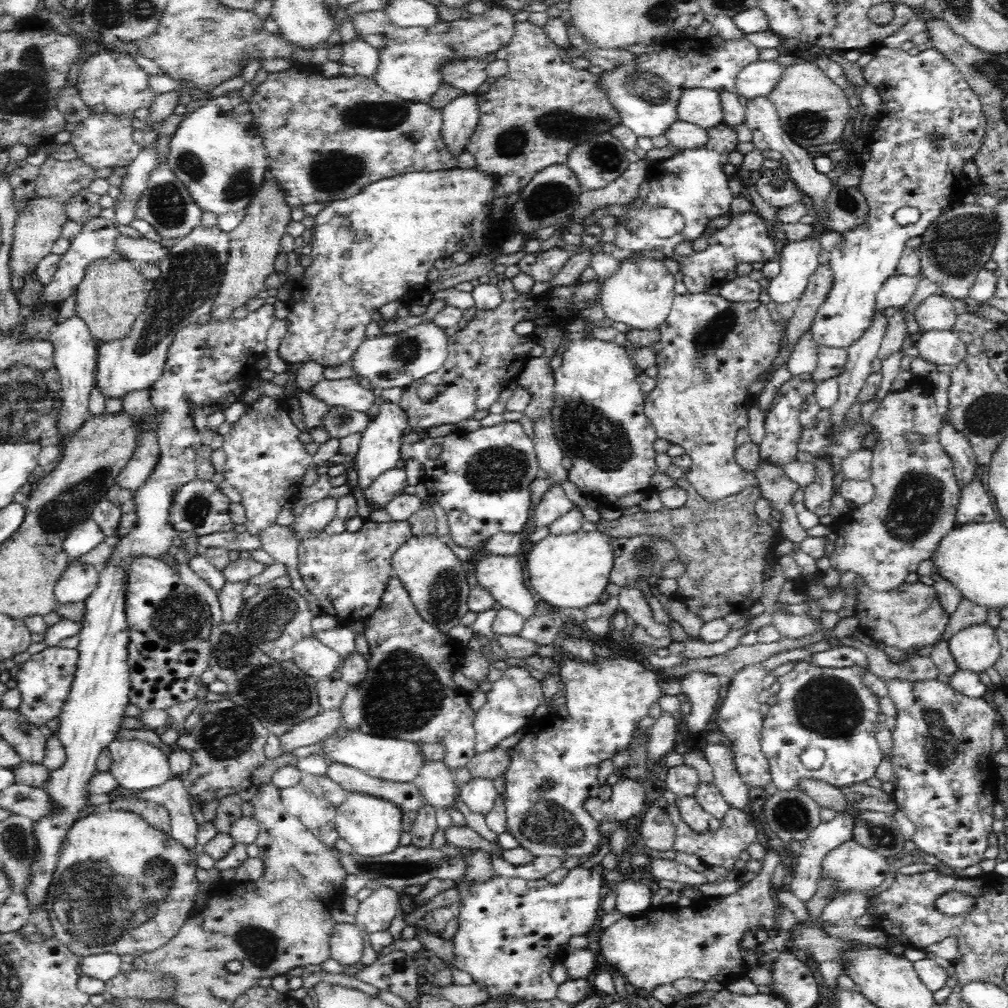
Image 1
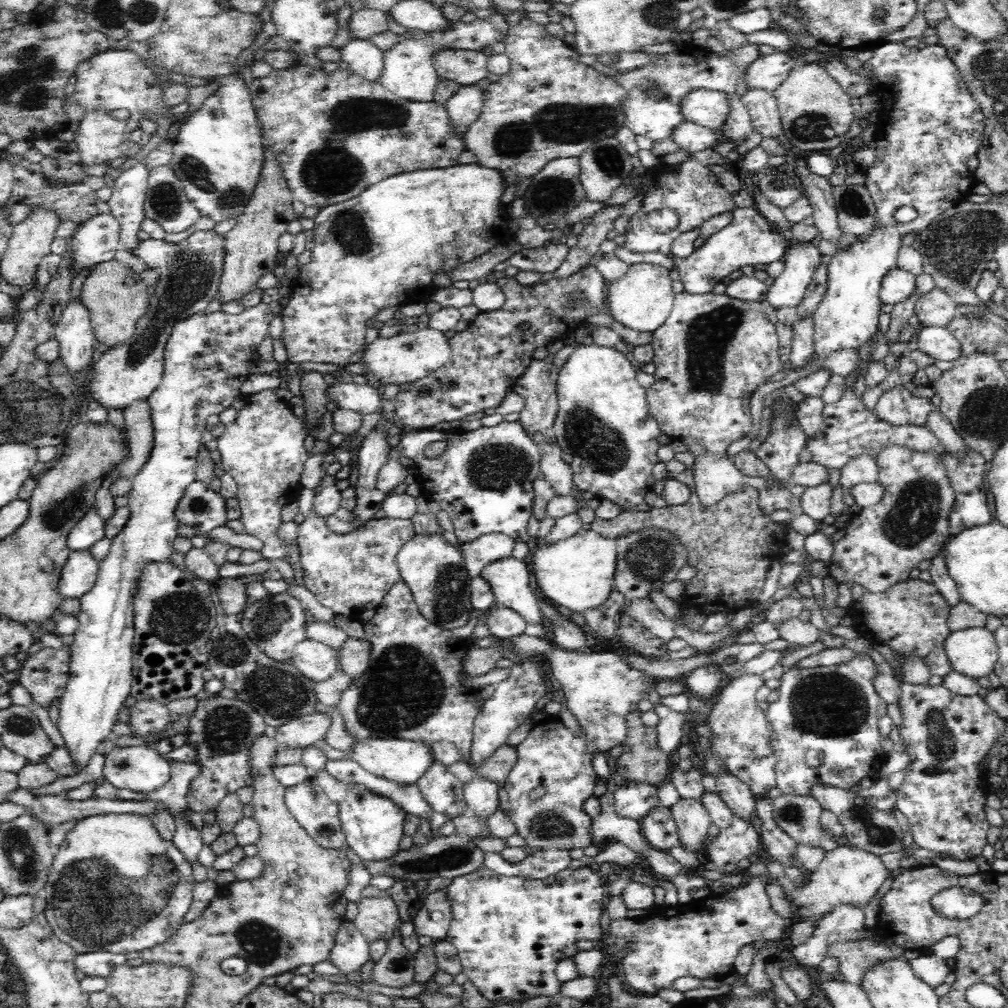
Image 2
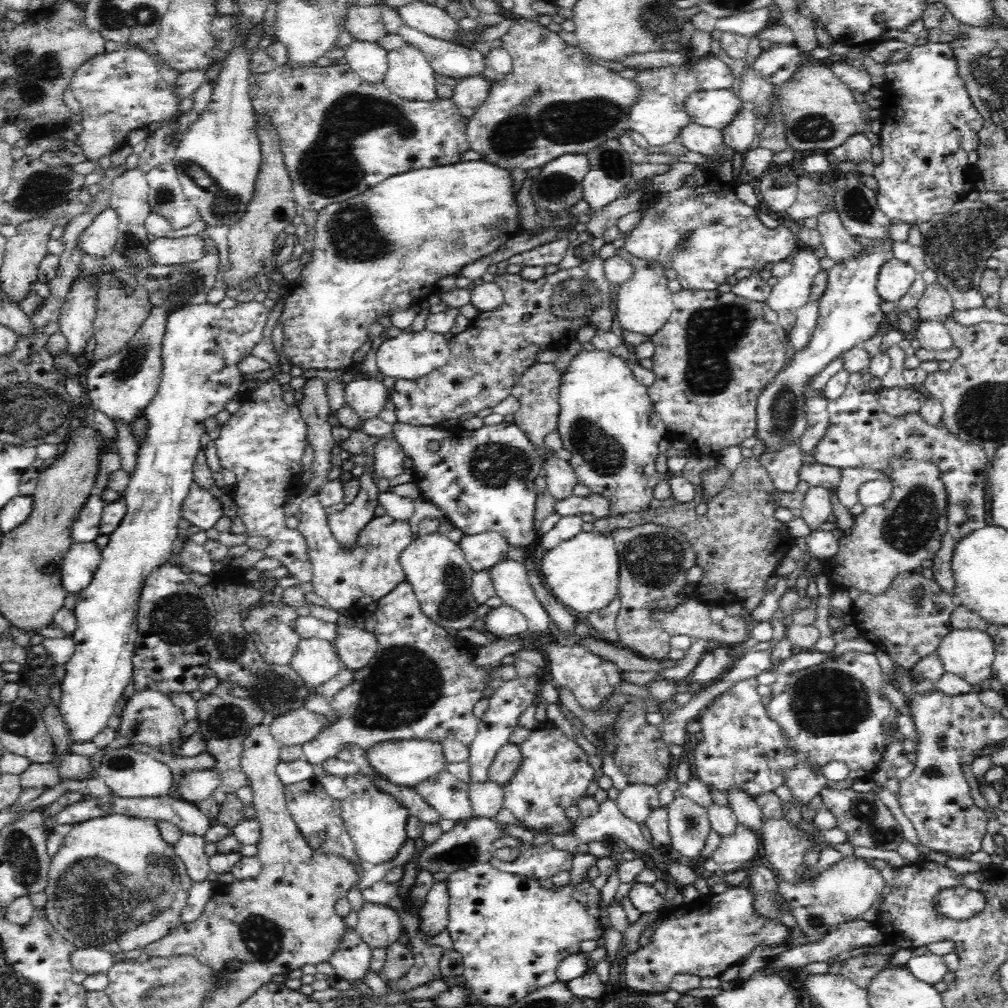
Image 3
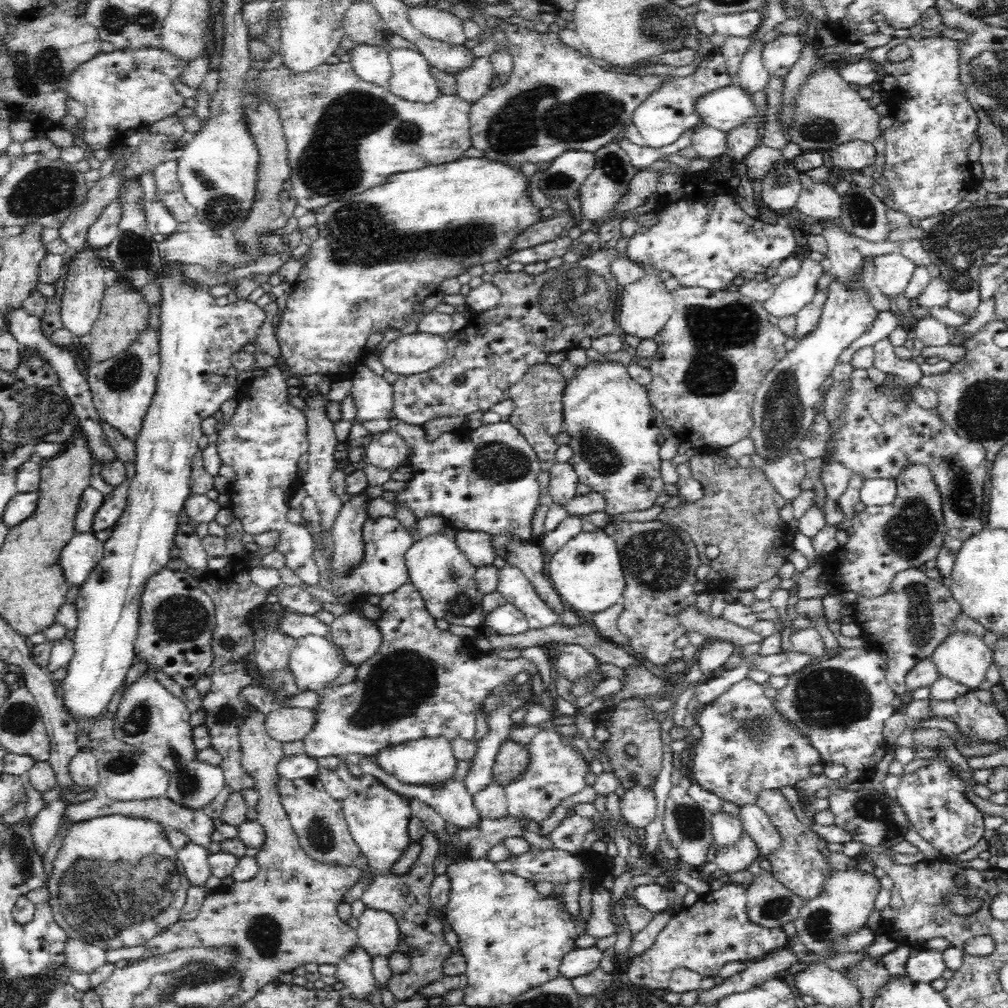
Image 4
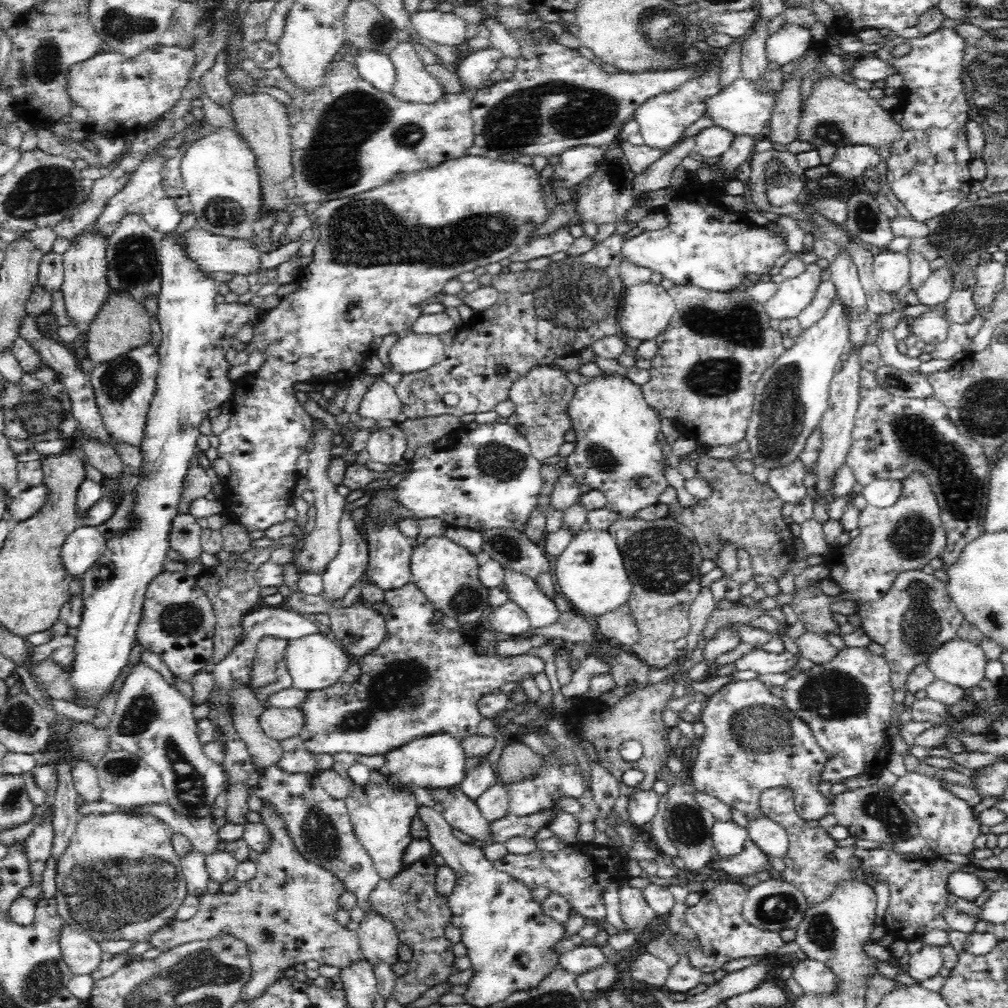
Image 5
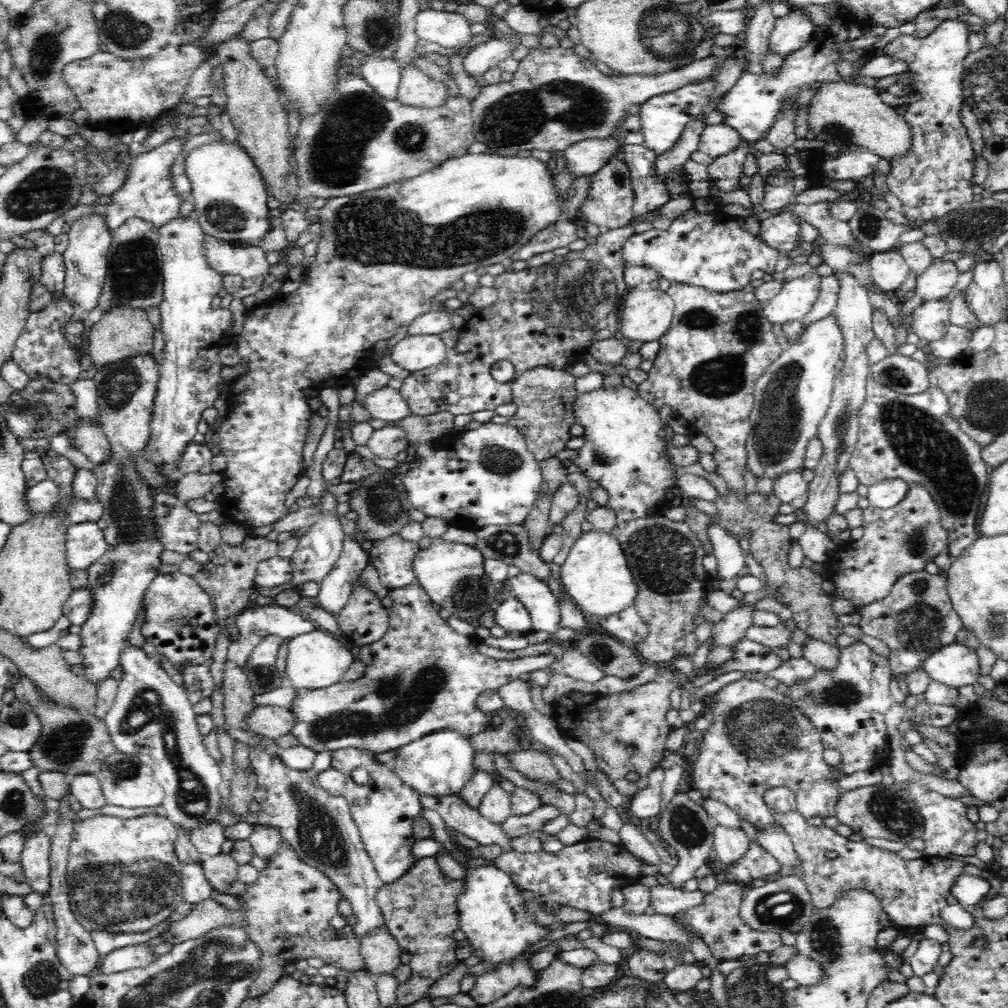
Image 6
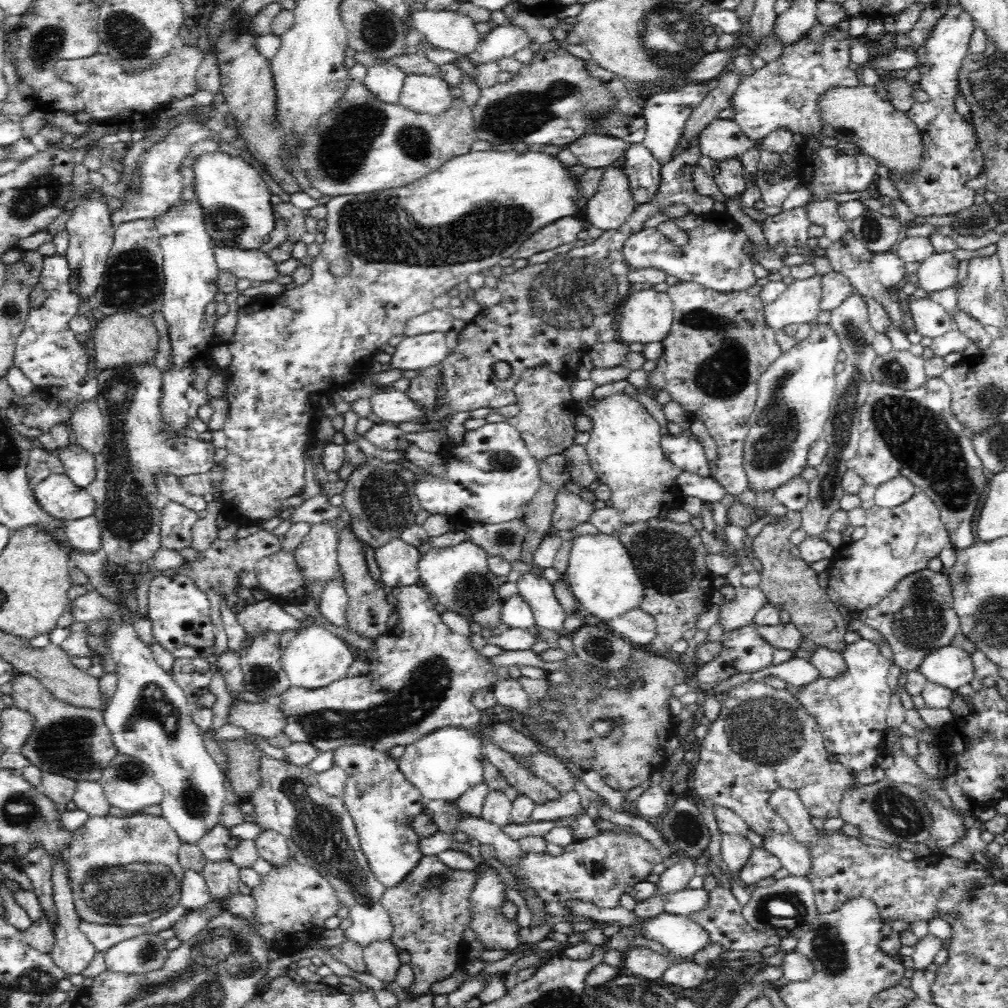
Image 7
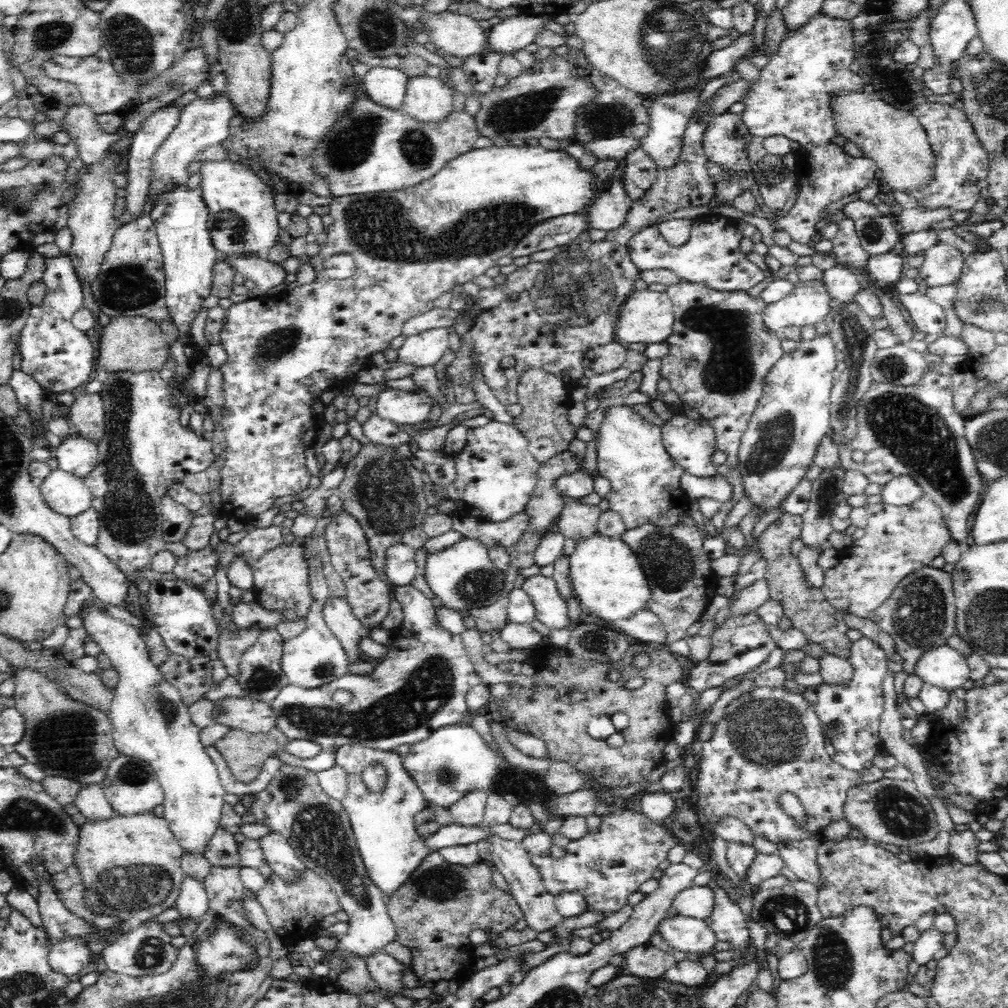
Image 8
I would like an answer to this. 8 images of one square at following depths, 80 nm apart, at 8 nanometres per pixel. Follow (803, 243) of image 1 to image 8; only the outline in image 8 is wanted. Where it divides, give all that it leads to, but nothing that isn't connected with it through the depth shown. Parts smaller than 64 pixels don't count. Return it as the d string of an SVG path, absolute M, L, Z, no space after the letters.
M799 281L790 294L767 305L763 315L764 325L777 334L789 327L814 327L830 316L830 302L830 295L822 281Z

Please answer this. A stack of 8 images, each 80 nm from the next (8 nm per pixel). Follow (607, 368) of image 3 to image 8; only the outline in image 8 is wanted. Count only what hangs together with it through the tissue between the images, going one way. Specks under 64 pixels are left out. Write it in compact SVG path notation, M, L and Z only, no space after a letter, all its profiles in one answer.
M614 406L608 410L606 420L599 427L598 434L598 474L609 480L611 491L606 498L609 508L622 517L628 530L642 526L644 523L655 523L656 526L676 526L681 524L678 518L685 513L688 497L680 487L680 478L684 473L676 465L671 454L664 447L661 426L646 422L630 406Z

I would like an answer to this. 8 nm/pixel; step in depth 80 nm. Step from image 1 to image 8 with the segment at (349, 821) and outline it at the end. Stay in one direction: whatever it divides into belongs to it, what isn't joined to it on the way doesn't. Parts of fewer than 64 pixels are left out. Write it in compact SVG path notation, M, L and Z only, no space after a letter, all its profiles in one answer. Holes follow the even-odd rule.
M359 744L339 746L335 750L336 765L341 766L348 775L348 793L341 801L350 823L360 857L366 866L368 877L384 894L394 894L416 871L416 868L428 856L425 839L418 835L415 817L425 810L427 805L420 787L408 774L402 764L403 756L392 750L374 750ZM372 763L386 767L385 790L380 793L365 791L361 772Z

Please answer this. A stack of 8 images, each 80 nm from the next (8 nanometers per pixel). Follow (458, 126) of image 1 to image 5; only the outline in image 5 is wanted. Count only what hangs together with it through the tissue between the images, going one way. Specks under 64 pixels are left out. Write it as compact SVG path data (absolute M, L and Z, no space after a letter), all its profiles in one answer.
M486 47L465 54L456 73L460 77L461 88L484 88L490 84L489 74L497 68L498 60L504 56L502 51L494 47Z

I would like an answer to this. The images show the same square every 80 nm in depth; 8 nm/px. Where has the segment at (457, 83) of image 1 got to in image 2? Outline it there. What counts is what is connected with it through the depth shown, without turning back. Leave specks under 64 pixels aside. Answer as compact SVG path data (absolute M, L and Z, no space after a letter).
M444 49L435 54L436 72L460 86L473 85L486 78L488 54L482 51Z

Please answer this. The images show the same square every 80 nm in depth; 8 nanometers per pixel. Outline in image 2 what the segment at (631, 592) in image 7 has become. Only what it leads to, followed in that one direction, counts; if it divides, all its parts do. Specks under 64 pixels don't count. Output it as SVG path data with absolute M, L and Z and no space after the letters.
M580 529L570 538L558 542L539 544L534 558L534 576L538 590L556 606L564 606L583 613L607 602L614 590L614 572L617 566L617 542L592 529Z

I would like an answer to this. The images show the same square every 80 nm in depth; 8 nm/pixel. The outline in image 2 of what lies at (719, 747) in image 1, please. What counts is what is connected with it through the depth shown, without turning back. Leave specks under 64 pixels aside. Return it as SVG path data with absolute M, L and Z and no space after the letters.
M722 770L715 778L721 800L733 814L736 814L736 817L748 820L748 823L752 818L756 818L755 804L757 800L747 784L740 782L733 774L728 774L725 770Z

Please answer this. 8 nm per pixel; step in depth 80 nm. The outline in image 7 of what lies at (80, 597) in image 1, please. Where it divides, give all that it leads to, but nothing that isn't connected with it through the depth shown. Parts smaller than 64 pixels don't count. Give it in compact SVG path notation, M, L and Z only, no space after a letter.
M95 516L67 521L66 525L66 537L74 549L80 553L102 553L102 530Z

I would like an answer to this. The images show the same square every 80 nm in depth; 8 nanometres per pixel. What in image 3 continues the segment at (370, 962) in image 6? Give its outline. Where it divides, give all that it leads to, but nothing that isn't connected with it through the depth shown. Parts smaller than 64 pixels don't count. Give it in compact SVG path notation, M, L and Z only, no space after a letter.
M365 902L357 915L356 933L371 950L387 949L390 944L398 941L403 932L399 914L388 906Z

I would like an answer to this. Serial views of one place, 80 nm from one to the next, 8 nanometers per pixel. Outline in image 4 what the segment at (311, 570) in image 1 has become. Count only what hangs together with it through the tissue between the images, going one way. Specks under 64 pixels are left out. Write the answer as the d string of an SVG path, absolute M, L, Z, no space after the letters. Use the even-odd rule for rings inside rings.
M306 495L301 502L303 512L302 518L306 523L304 528L308 530L313 545L316 545L316 558L314 558L318 569L320 569L320 584L321 589L326 588L326 591L334 592L338 596L342 594L356 594L356 596L364 596L364 594L380 595L390 594L393 590L400 588L402 584L409 582L408 567L405 565L405 551L415 542L409 531L406 530L396 517L381 516L377 518L368 517L363 524L364 537L364 554L361 562L356 566L349 568L345 574L336 575L334 573L334 558L333 547L327 546L327 540L323 538L323 529L321 516L319 515L319 507L315 500ZM311 524L311 528L307 525Z

